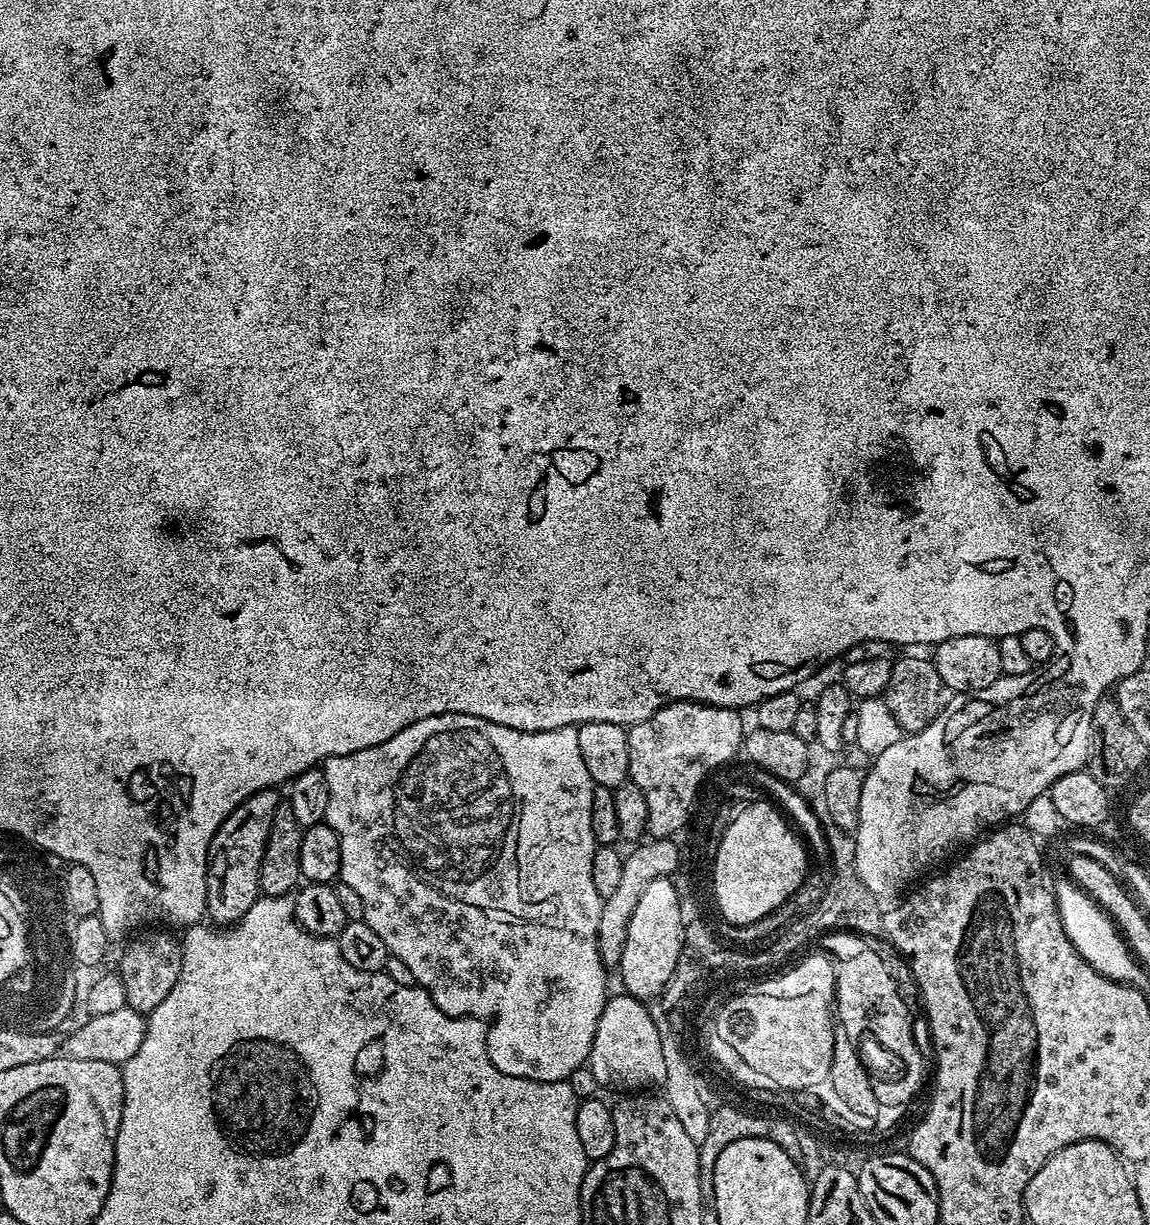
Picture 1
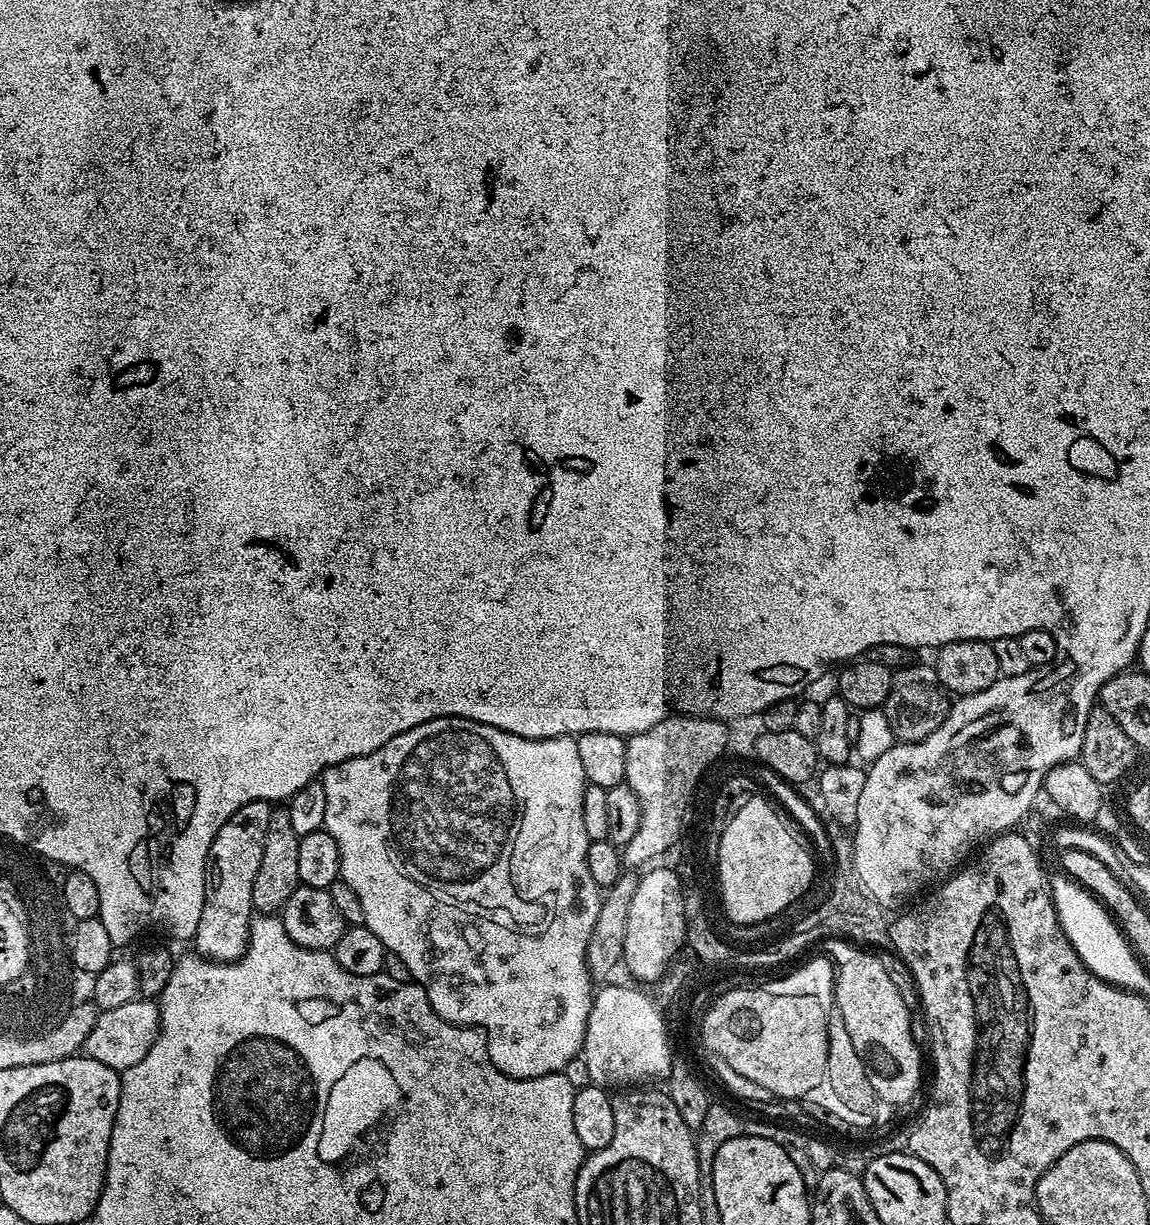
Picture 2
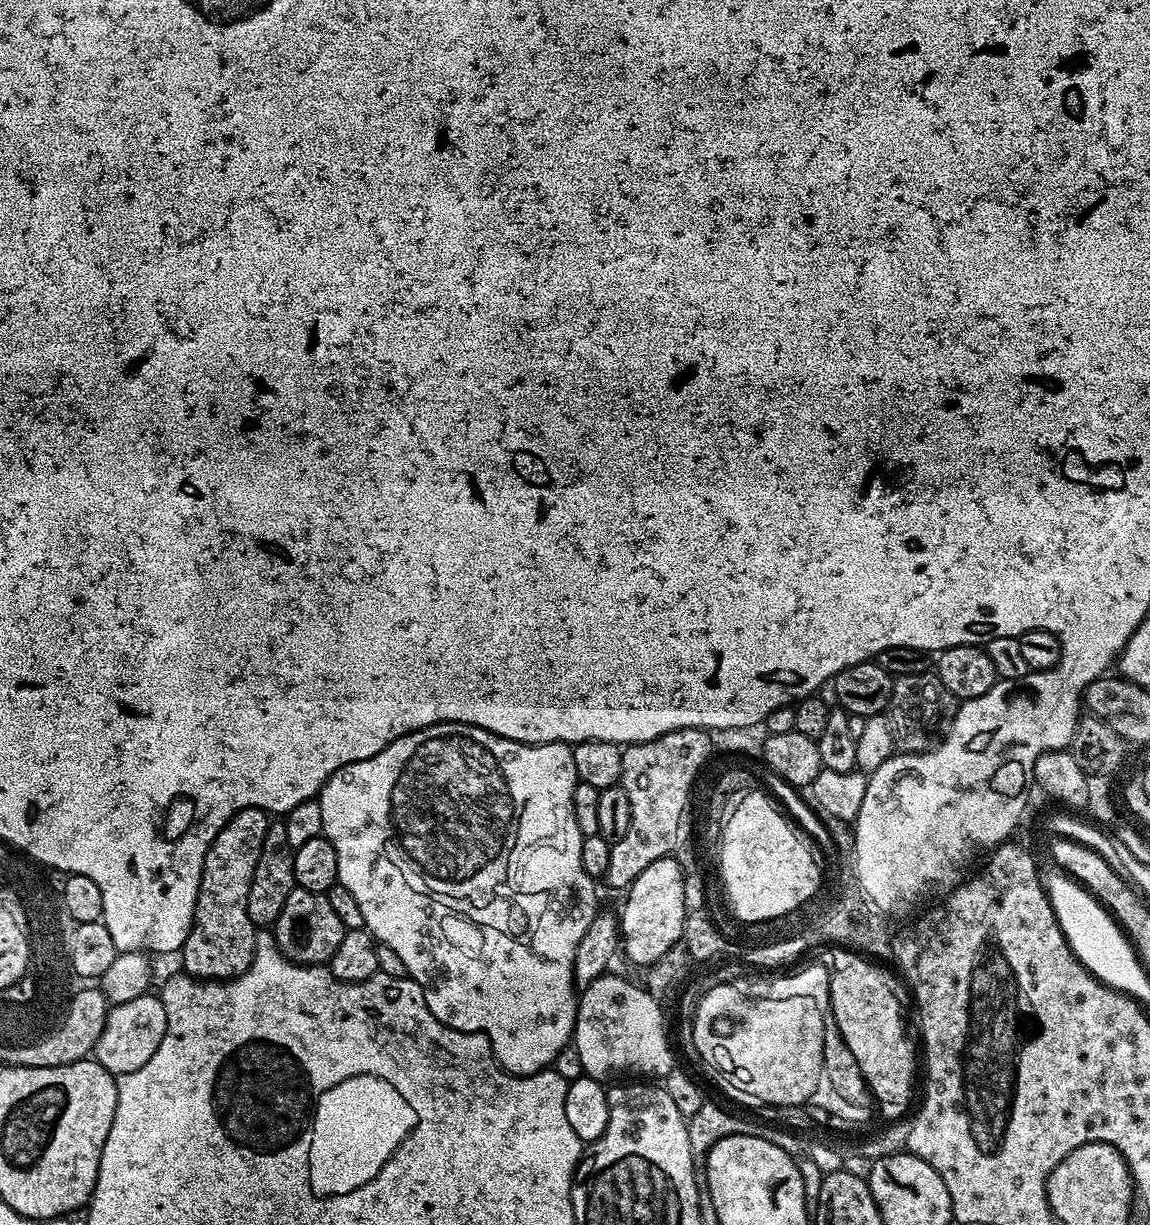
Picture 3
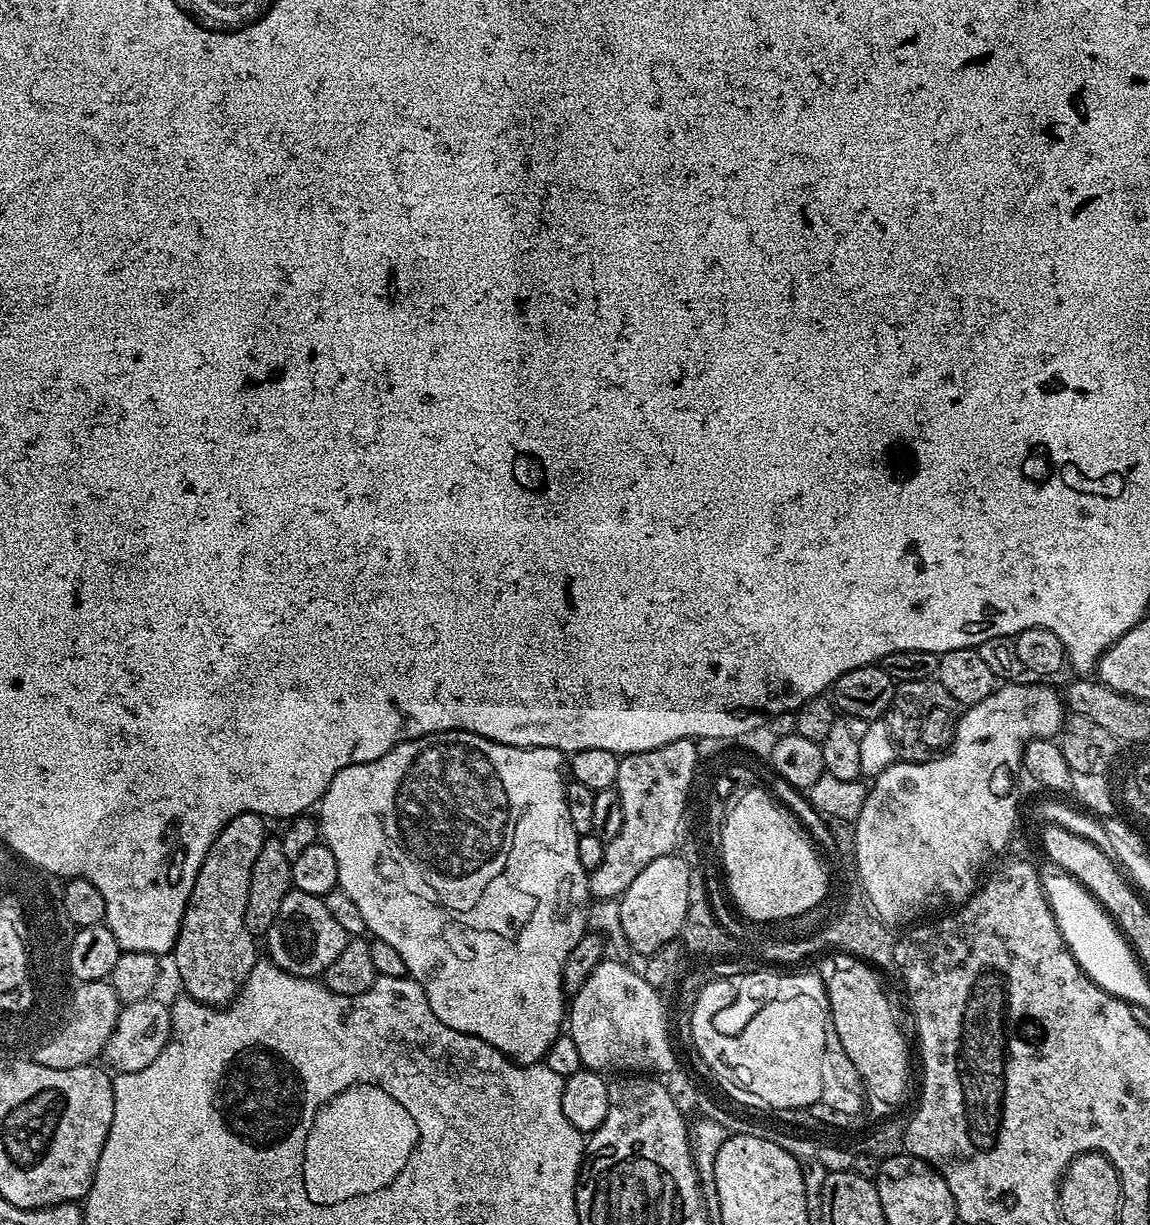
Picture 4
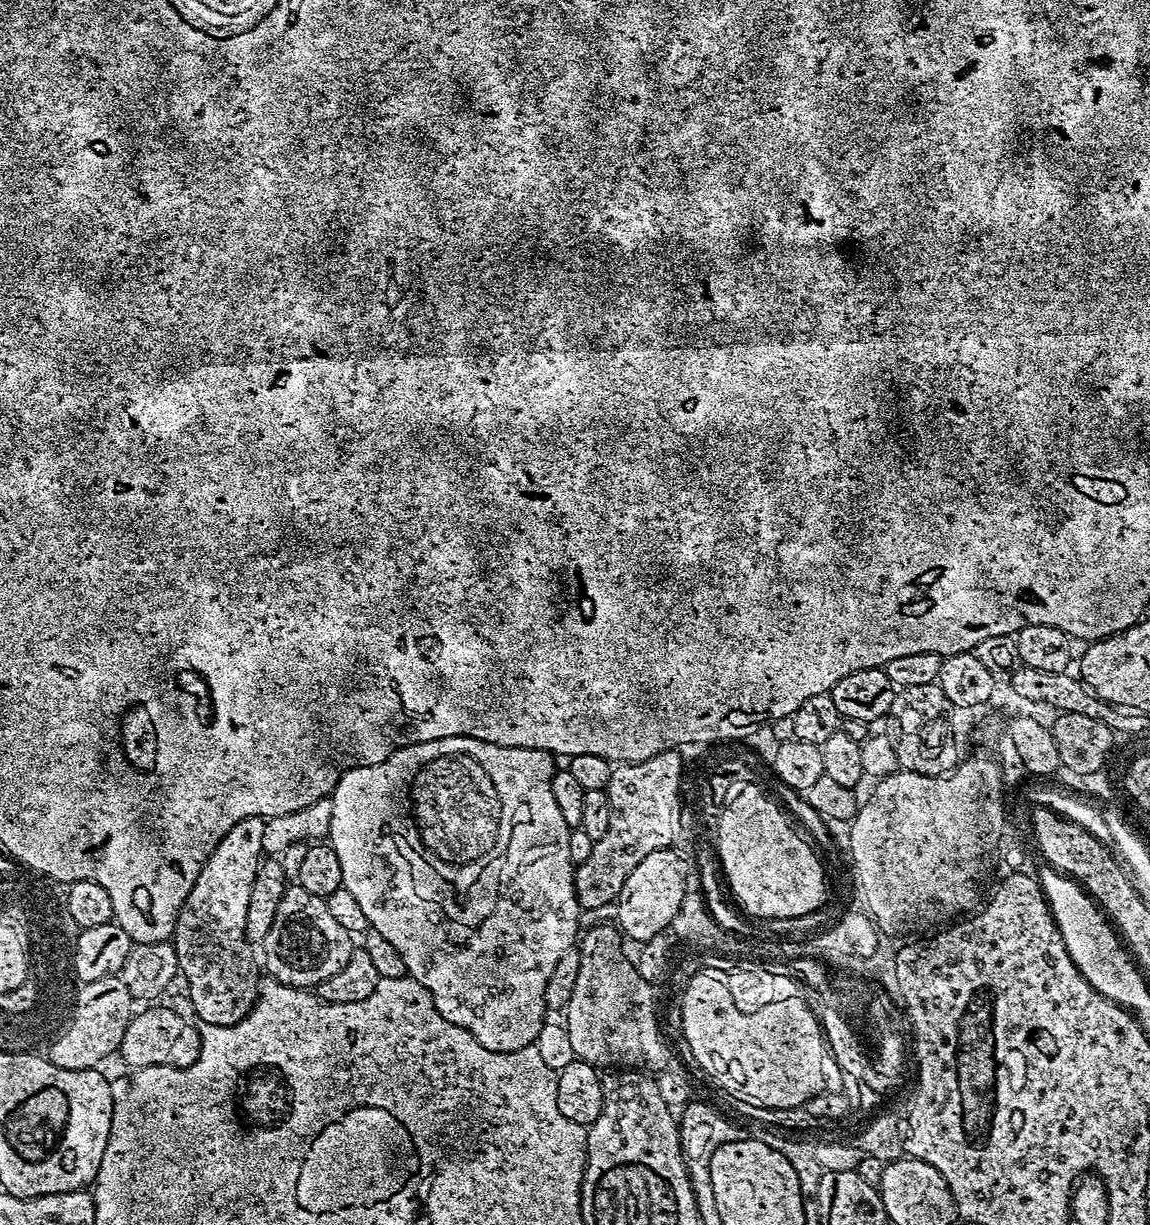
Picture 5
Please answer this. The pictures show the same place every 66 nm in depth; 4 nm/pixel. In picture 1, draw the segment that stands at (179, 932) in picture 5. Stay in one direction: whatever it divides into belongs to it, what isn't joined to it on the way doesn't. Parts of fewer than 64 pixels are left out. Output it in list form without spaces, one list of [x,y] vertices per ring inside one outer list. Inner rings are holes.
[[[263,788],[258,794],[250,794],[218,826],[208,847],[206,869],[206,916],[213,925],[236,924],[254,906],[262,893],[258,882],[258,870],[262,866],[262,854],[266,850],[266,838],[270,838],[270,822],[274,822],[274,810],[282,802],[276,788]]]

